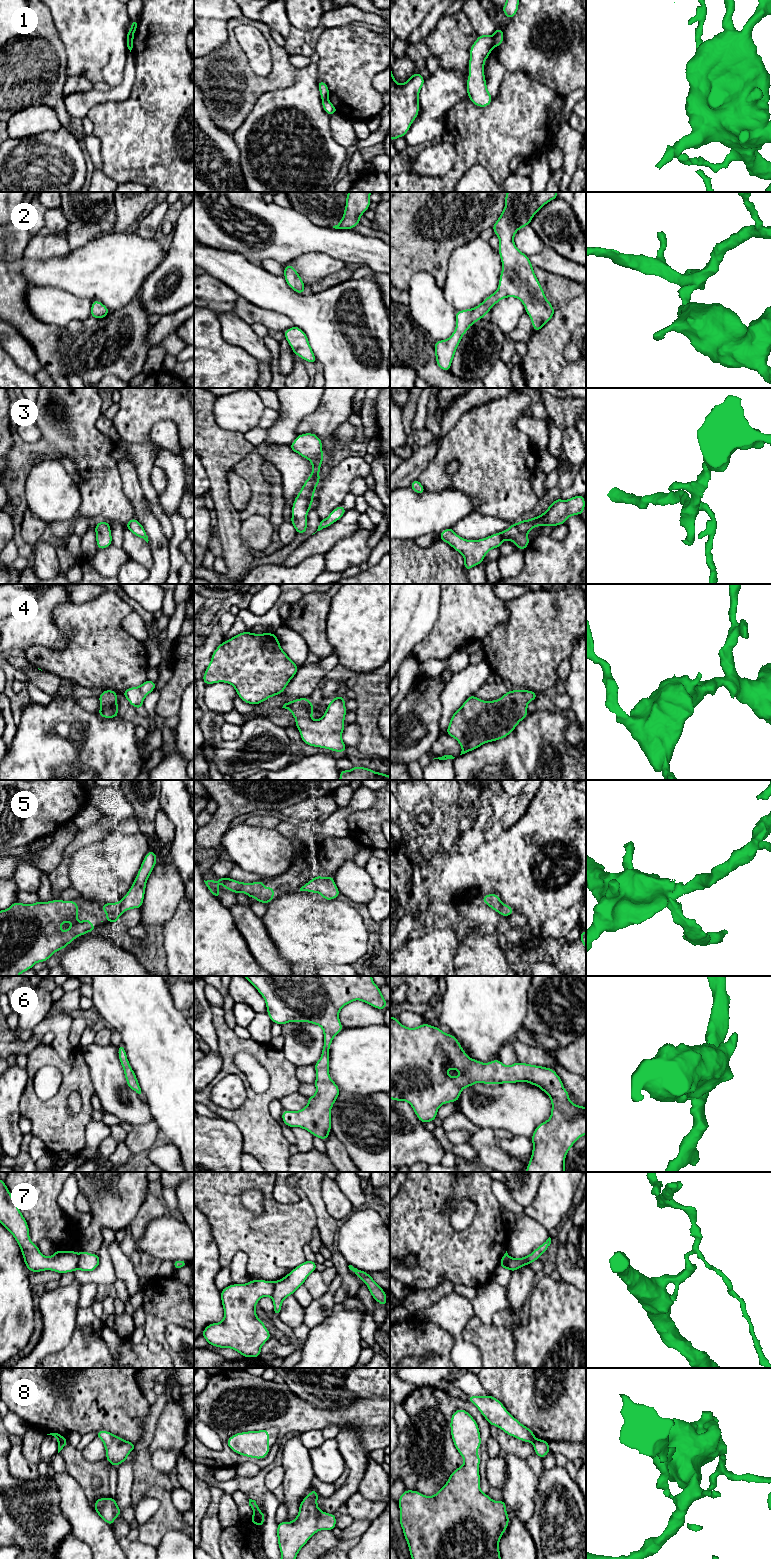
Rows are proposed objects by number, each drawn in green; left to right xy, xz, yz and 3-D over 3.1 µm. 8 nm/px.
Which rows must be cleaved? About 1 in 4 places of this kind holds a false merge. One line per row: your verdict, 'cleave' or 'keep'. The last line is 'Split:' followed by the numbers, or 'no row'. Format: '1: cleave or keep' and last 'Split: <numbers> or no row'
1: cleave
2: keep
3: keep
4: keep
5: keep
6: keep
7: cleave
8: cleave
Split: 1, 7, 8

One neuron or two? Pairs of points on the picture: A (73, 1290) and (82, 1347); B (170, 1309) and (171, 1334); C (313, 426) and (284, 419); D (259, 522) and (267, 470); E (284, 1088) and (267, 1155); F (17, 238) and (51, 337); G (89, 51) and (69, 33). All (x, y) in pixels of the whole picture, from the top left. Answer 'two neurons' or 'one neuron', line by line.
A: two neurons
B: two neurons
C: two neurons
D: two neurons
E: one neuron
F: one neuron
G: one neuron

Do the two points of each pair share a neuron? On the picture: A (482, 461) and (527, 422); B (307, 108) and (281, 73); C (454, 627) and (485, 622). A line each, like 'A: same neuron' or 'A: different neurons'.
A: different neurons
B: different neurons
C: same neuron

